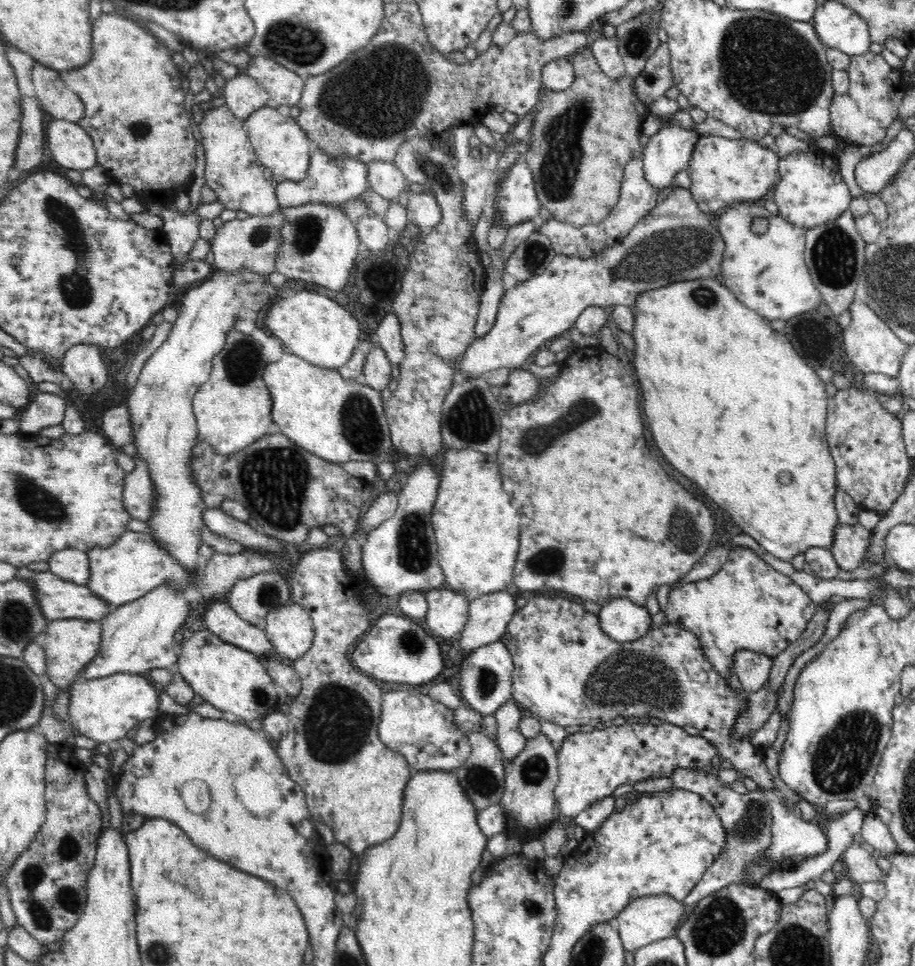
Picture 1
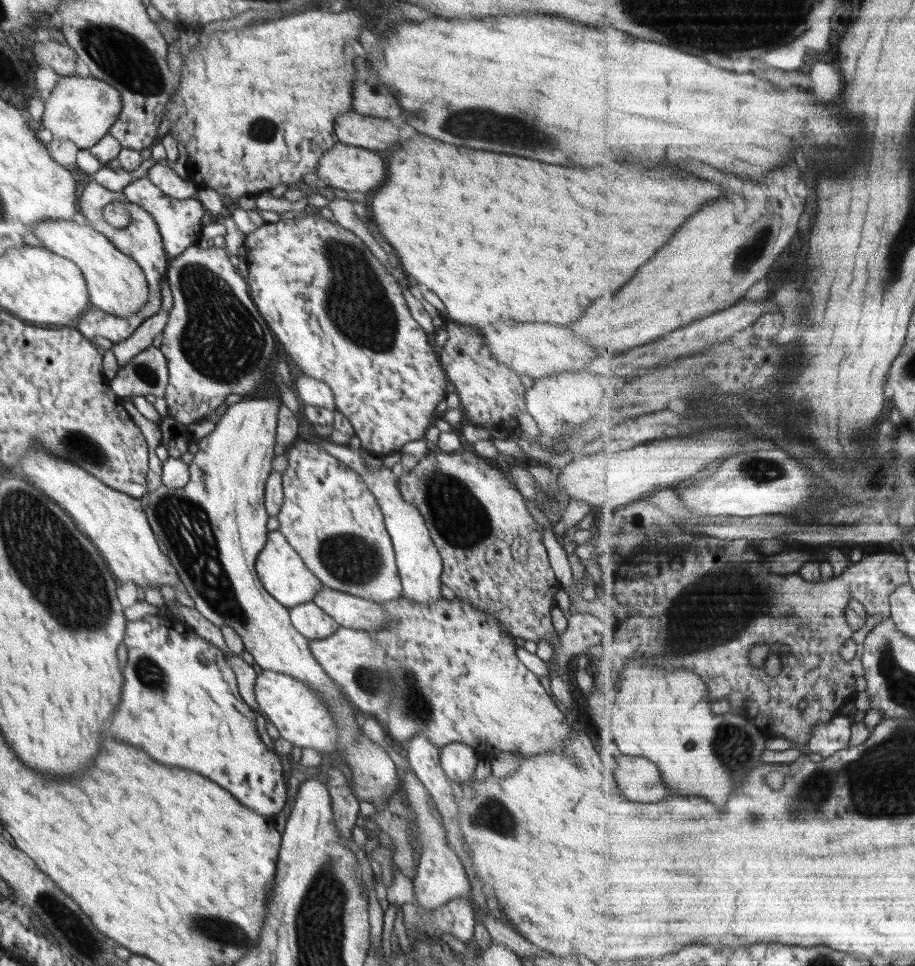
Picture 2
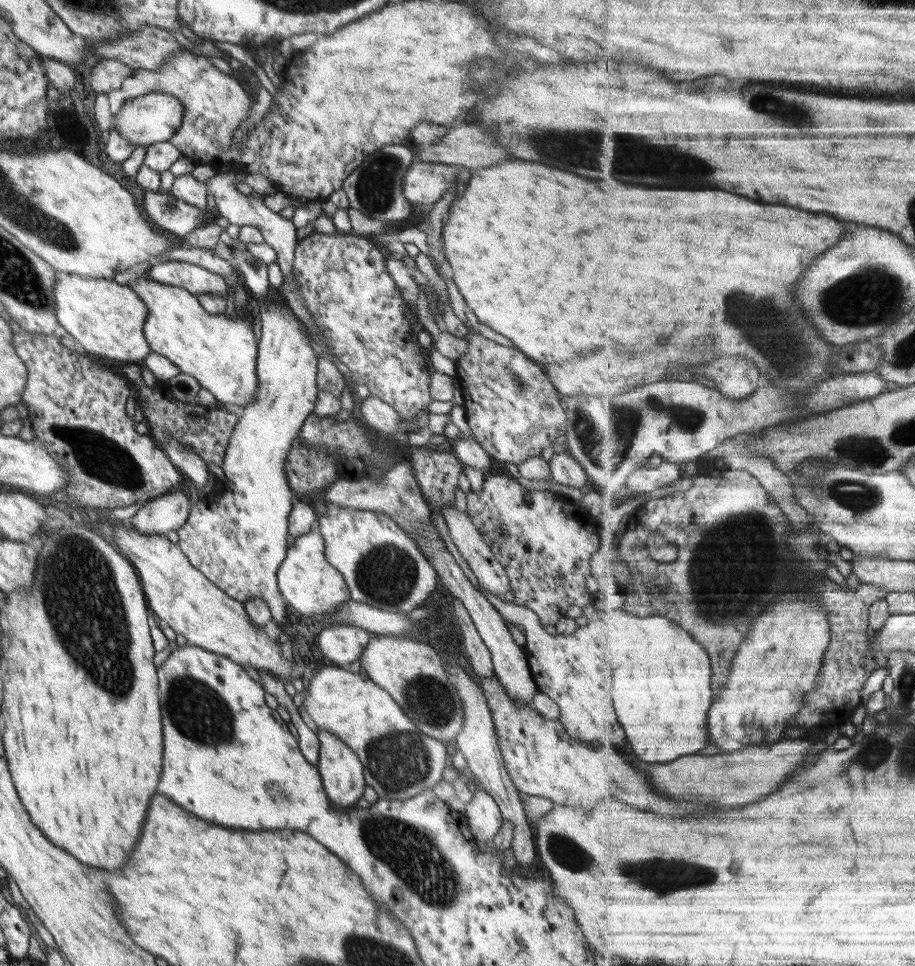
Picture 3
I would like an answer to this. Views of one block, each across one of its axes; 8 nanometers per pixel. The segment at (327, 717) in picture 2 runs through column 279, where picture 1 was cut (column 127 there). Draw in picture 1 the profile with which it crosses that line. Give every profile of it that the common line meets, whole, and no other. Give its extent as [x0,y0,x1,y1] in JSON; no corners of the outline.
[67,673,158,747]

